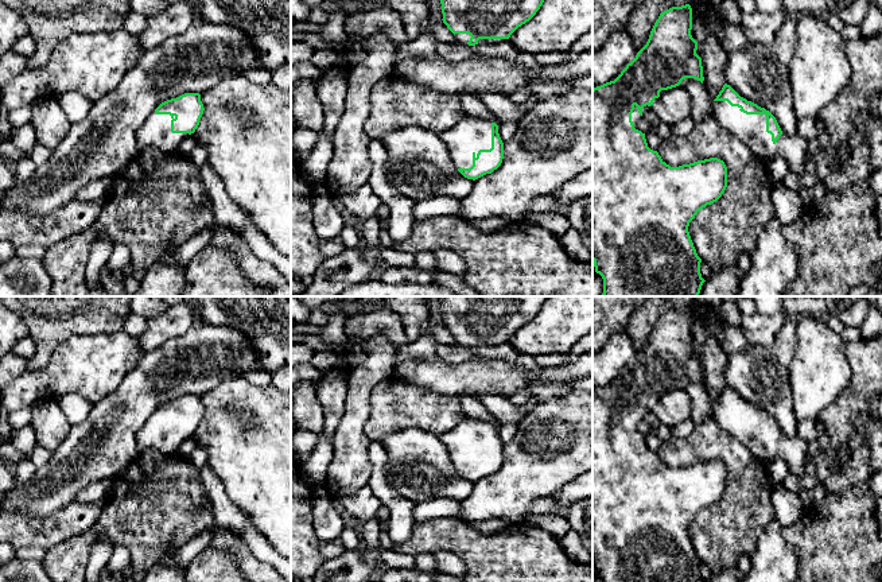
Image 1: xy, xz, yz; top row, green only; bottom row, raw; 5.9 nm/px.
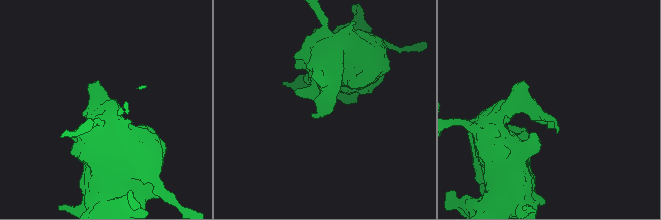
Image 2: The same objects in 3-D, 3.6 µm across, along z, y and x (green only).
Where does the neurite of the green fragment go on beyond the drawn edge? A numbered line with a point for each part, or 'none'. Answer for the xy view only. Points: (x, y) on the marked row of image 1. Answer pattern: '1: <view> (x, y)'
1: xy (155, 132)

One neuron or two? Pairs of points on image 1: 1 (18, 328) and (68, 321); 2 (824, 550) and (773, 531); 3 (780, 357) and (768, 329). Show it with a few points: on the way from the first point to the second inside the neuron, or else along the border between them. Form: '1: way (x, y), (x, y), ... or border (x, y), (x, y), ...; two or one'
1: border (14, 311), (26, 325), (28, 334); two
2: border (781, 528), (781, 535), (792, 548), (796, 562); two
3: border (787, 318), (772, 344), (749, 344); two

